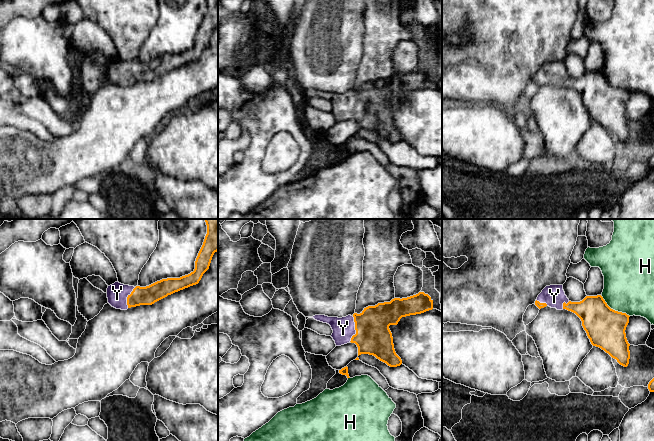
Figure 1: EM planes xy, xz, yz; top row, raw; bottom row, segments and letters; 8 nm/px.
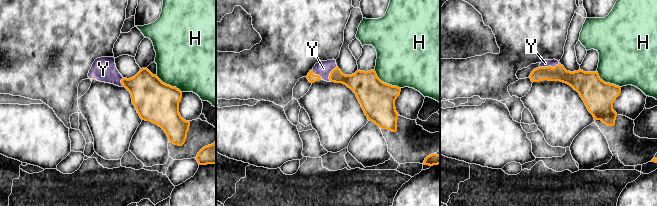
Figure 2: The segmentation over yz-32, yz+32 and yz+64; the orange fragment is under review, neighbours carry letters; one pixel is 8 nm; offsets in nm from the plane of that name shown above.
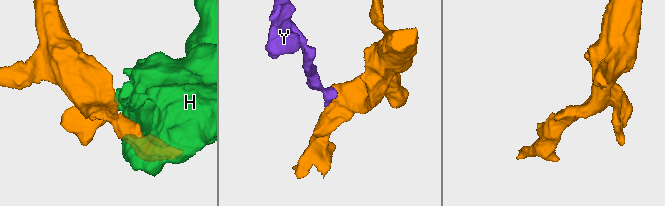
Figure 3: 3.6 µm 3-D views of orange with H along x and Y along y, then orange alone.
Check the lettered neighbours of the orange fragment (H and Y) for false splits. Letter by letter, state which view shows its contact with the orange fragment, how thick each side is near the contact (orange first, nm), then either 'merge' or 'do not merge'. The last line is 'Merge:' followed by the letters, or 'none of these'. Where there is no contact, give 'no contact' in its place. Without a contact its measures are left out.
H: contact in yz; calibres 320 and 400 nm; do not merge
Y: contact in xz; calibres 280 and 180 nm; merge
Merge: Y

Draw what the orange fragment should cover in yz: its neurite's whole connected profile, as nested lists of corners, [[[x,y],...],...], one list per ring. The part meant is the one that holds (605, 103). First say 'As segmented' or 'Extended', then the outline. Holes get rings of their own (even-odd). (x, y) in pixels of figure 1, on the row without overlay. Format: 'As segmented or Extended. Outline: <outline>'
Extended. Outline: [[[550,61],[538,71],[535,81],[539,85],[549,82],[575,89],[581,95],[591,120],[604,126],[620,141],[628,142],[630,120],[625,106],[630,92],[611,85],[601,71],[571,78],[565,71],[563,61]]]

